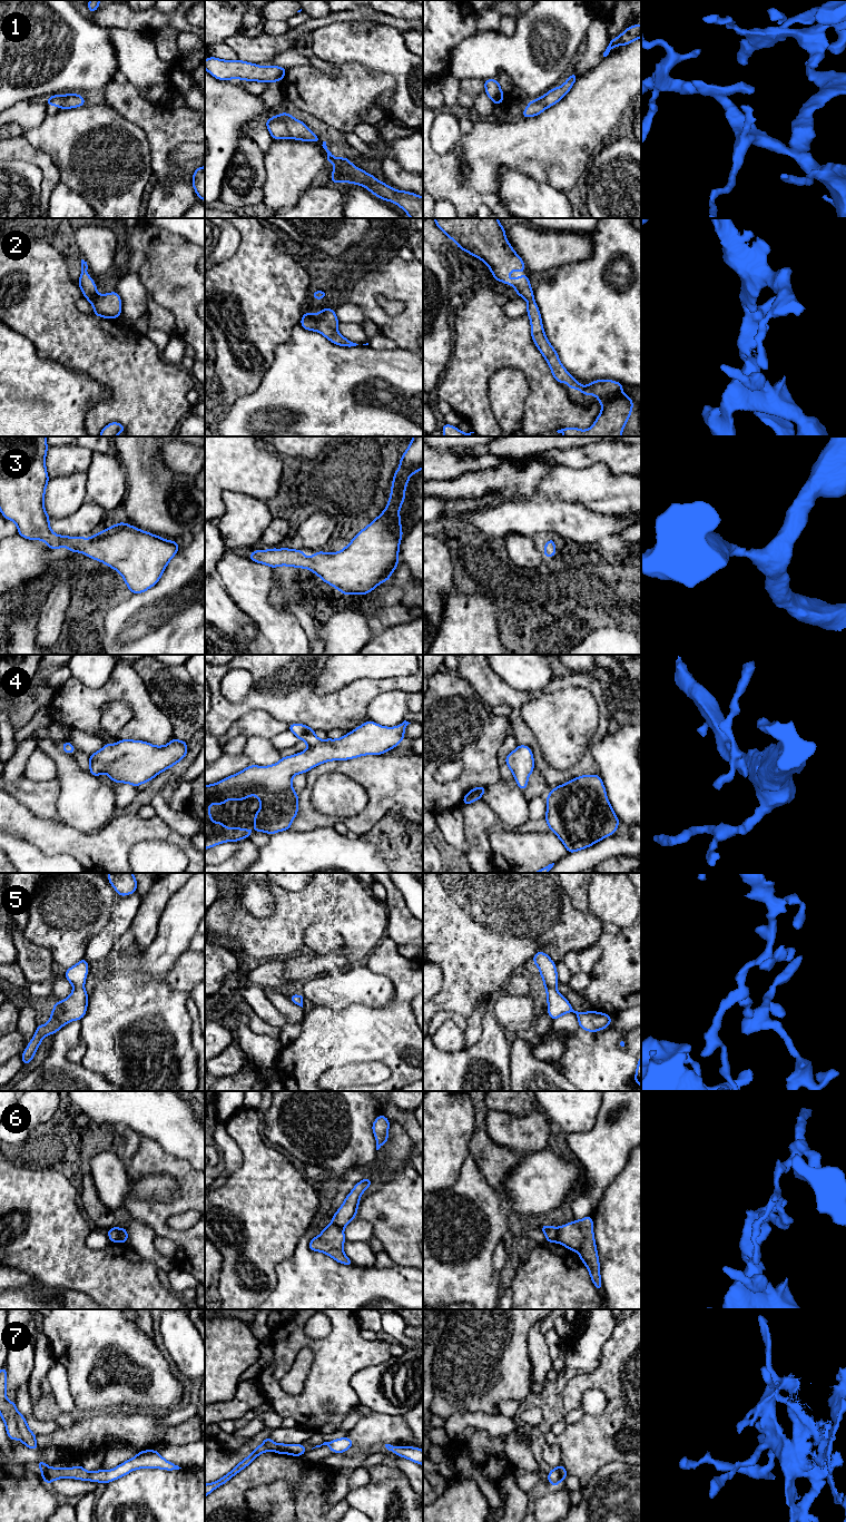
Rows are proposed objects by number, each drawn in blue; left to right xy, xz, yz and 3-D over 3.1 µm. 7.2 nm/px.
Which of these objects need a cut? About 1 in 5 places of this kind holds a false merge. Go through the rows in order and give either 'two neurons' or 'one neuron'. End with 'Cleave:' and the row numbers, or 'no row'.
1: one neuron
2: one neuron
3: one neuron
4: one neuron
5: one neuron
6: two neurons
7: two neurons
Cleave: 6, 7

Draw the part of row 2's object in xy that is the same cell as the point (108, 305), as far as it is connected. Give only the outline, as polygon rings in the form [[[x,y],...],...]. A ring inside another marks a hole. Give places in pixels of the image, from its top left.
[[[81,259],[81,275],[78,285],[90,304],[94,305],[95,316],[105,318],[118,318],[121,314],[121,298],[115,291],[99,295],[94,278],[86,274],[87,262]]]

